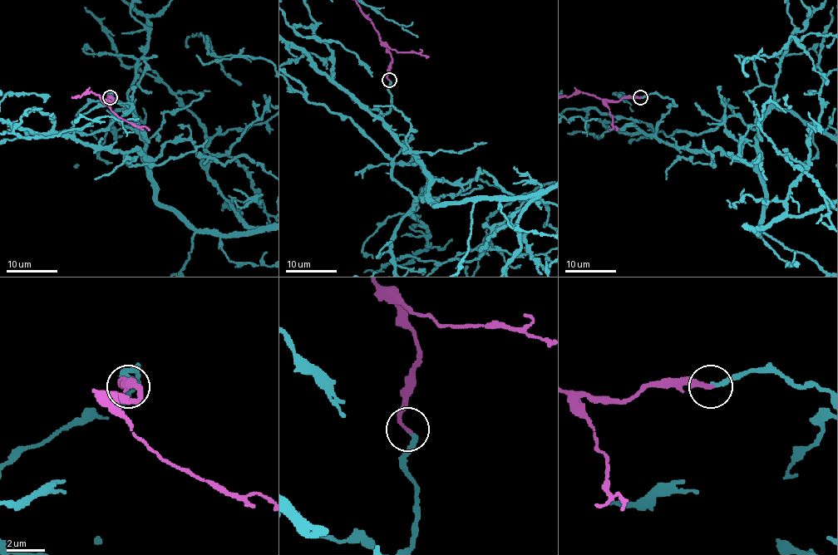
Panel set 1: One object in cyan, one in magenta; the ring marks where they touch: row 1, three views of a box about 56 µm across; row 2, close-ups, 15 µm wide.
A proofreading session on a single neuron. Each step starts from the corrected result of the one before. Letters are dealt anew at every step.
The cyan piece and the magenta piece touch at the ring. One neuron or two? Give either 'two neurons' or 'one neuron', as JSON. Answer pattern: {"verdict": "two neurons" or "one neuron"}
{"verdict": "one neuron"}

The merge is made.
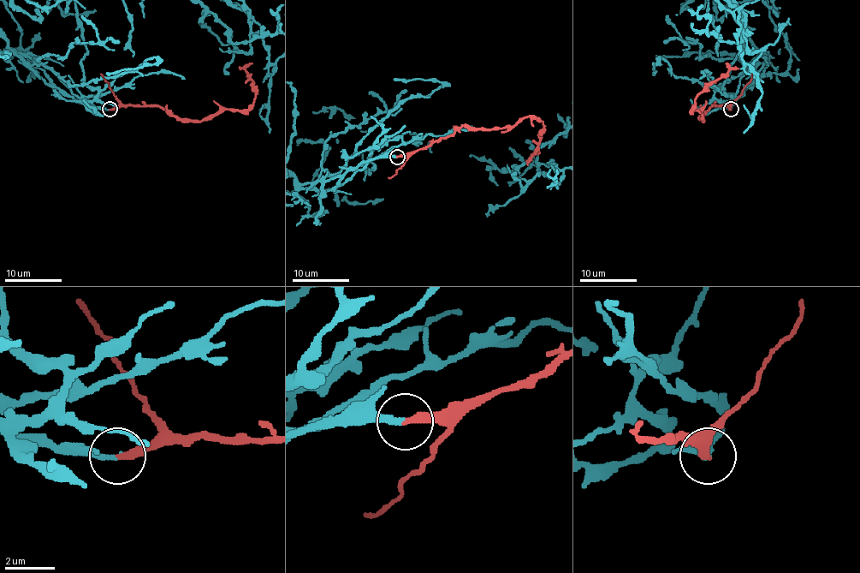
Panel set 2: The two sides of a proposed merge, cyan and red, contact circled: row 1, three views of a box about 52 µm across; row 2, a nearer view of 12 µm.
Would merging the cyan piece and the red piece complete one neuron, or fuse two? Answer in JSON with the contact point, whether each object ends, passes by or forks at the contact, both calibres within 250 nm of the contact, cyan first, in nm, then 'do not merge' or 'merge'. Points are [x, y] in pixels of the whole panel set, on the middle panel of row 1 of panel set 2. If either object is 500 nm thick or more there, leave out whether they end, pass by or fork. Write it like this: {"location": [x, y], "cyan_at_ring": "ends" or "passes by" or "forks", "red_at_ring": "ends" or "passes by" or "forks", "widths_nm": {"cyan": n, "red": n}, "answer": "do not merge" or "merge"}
{"location": [397, 157], "cyan_at_ring": "ends", "red_at_ring": "ends", "widths_nm": {"cyan": 220, "red": 340}, "answer": "merge"}

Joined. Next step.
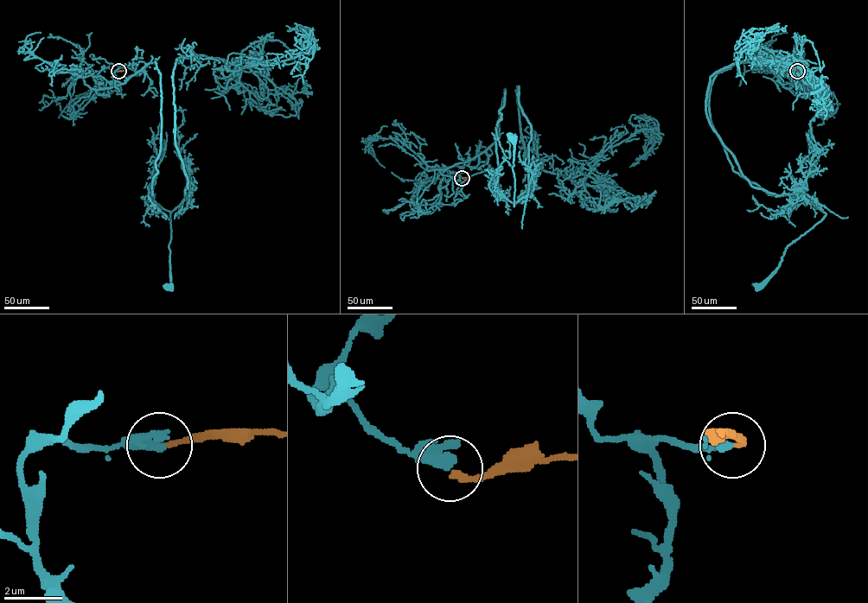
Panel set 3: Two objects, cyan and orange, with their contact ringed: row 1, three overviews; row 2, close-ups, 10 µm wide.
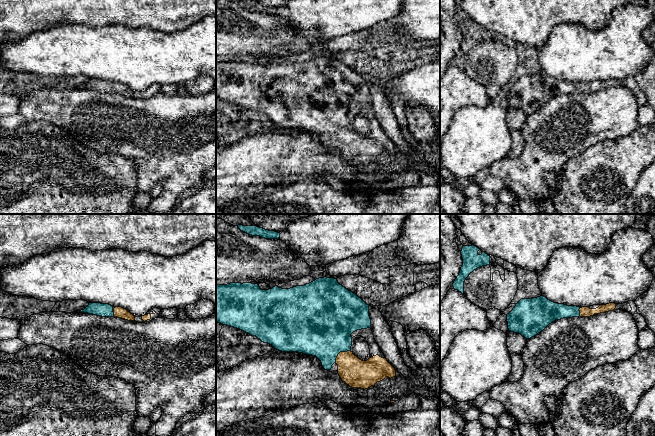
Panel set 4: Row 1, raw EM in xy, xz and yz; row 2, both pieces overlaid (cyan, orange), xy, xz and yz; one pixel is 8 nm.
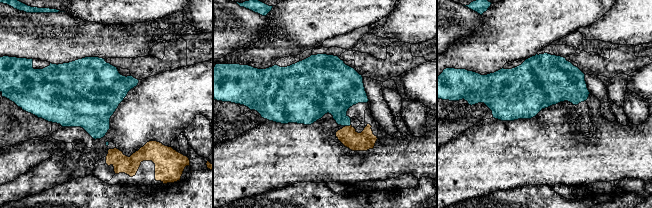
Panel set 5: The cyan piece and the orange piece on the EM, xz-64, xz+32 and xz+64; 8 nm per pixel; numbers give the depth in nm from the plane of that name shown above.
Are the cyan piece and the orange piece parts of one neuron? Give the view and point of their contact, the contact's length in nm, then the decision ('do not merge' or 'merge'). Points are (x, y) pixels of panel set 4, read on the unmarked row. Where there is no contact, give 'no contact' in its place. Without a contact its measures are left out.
meets cyan in xz at (340, 127); contact 160 nm long; merge

